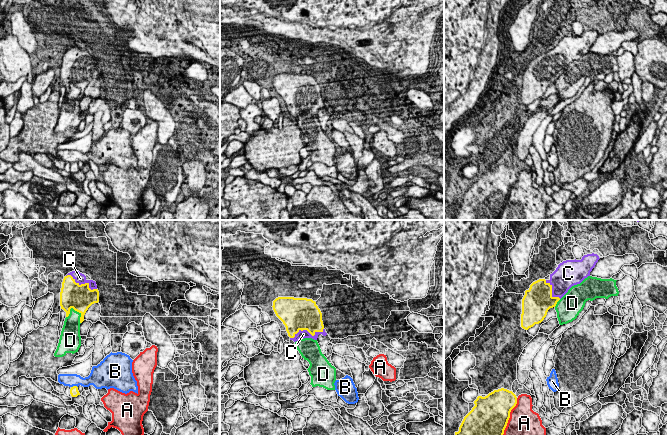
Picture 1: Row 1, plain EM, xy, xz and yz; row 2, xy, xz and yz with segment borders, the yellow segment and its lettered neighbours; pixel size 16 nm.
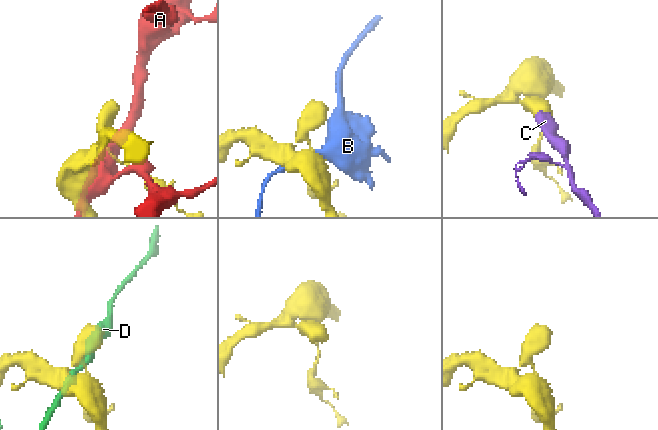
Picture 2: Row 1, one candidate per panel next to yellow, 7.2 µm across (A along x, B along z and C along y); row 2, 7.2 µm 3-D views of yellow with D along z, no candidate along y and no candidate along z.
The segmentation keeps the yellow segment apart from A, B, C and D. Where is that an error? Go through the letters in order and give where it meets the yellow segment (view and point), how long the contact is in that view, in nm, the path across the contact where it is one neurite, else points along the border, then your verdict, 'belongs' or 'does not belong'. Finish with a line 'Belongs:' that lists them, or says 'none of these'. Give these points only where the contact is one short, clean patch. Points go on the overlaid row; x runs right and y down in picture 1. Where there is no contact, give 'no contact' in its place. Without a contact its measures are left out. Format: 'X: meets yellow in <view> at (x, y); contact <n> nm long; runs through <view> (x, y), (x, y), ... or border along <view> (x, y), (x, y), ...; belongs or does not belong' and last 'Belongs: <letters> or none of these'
A: meets yellow in yz at (509, 416); contact 650 nm long; does not belong
B: meets yellow in xy at (74, 386); contact 110 nm long; does not belong
C: meets yellow in xz at (307, 330); contact 550 nm long; belongs
D: meets yellow in xy at (81, 314); contact 300 nm long; does not belong
Belongs: C

